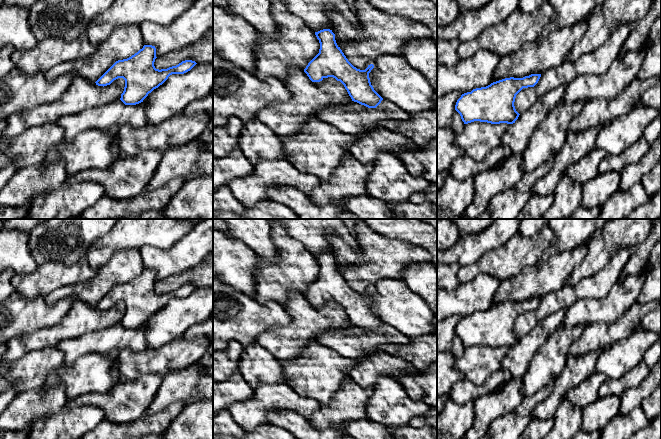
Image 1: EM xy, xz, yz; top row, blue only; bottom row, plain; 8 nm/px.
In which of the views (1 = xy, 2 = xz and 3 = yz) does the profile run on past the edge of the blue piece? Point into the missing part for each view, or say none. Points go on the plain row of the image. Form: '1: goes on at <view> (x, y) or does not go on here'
1: does not go on here
2: does not go on here
3: does not go on here

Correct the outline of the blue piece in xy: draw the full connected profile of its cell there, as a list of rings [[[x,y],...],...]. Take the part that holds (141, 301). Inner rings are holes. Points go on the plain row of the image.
[[[144,269],[131,281],[116,285],[95,307],[104,311],[123,302],[125,311],[120,324],[125,329],[136,329],[143,326],[170,299],[184,298],[197,288],[195,285],[185,284],[176,290],[159,294],[154,290],[156,282],[155,270]]]

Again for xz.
[[[323,253],[315,256],[315,259],[320,273],[304,293],[309,303],[320,306],[324,302],[333,301],[344,309],[352,325],[368,332],[376,332],[383,322],[370,306],[369,297],[374,289],[368,289],[365,294],[354,291],[337,269],[332,254]]]

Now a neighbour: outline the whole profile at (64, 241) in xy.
[[[46,219],[29,233],[28,246],[36,264],[56,262],[73,265],[86,255],[88,247],[106,234],[118,219]]]

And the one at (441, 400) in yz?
[[[446,394],[446,395],[443,395],[443,396],[437,396],[437,414],[440,413],[446,402],[450,399],[450,395],[449,394]]]

